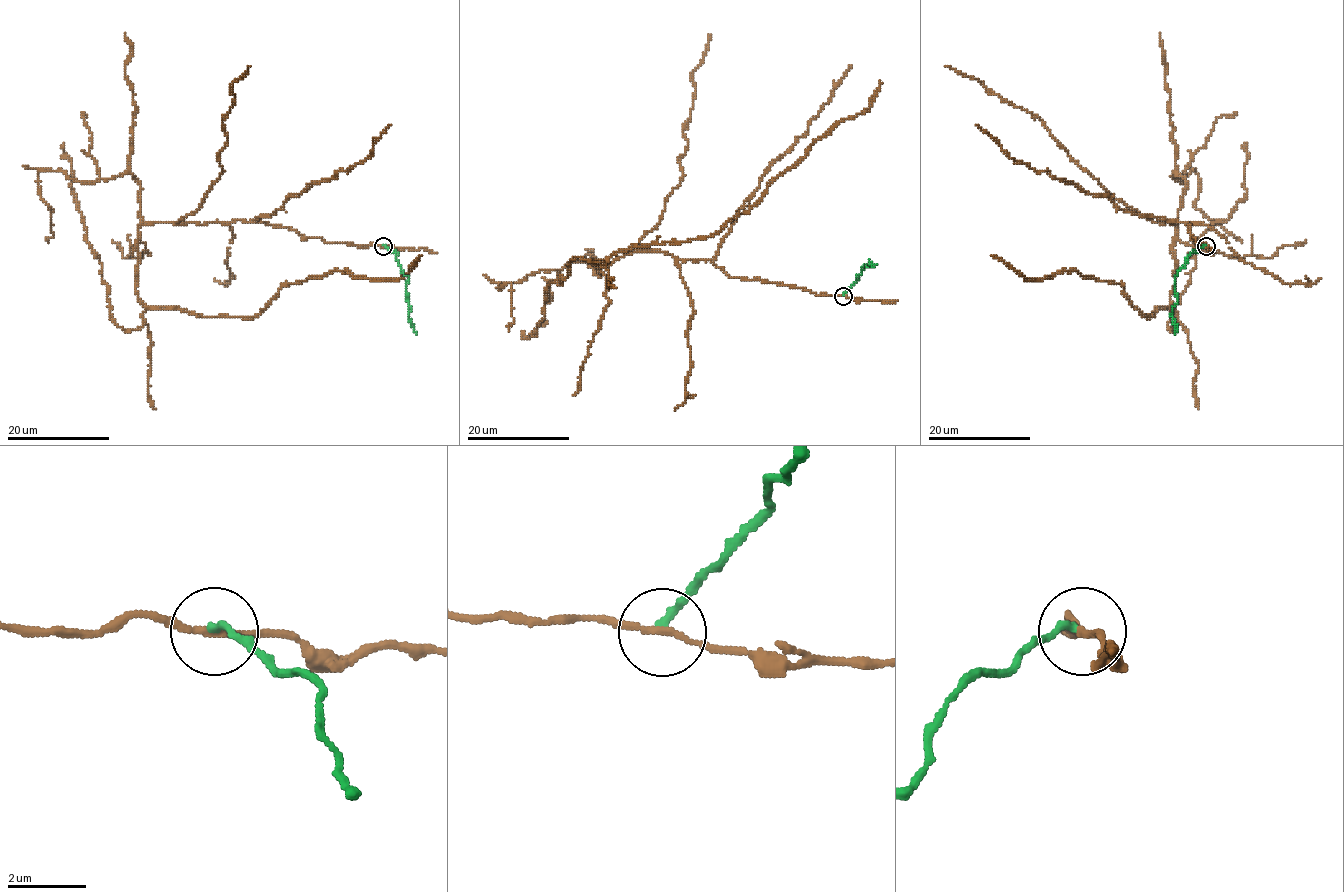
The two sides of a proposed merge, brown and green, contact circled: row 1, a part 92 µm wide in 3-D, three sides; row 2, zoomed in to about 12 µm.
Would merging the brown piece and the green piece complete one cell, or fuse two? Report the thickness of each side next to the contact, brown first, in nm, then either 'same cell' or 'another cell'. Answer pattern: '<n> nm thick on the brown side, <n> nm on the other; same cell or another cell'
170 nm thick on the brown side, 190 nm on the other; another cell

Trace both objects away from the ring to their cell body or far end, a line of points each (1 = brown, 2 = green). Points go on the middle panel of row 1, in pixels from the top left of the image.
1: (843, 296), (657, 251), (596, 264), (714, 236), (868, 106), (880, 80)
2: (843, 296), (857, 280), (862, 268), (867, 264), (868, 266), (871, 262), (868, 261), (873, 266), (877, 264)

